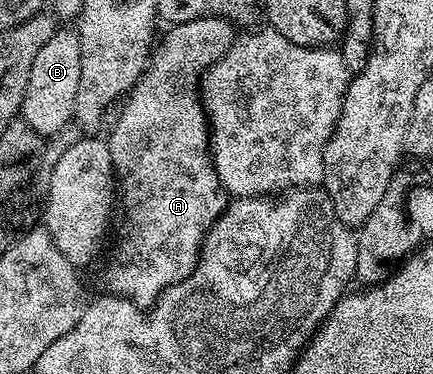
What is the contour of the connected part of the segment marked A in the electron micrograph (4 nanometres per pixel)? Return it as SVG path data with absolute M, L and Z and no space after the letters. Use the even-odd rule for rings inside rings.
M197 18L187 22L175 22L167 30L170 31L163 36L162 43L160 43L161 38L157 43L156 49L149 59L146 71L142 73L141 80L125 96L124 104L126 104L126 107L119 112L118 119L115 120L114 127L110 130L110 138L108 137L110 159L114 165L114 177L116 179L116 194L120 199L120 210L122 206L122 227L119 228L118 239L115 240L114 247L110 250L110 259L107 260L106 267L102 270L102 282L110 289L107 291L111 295L127 298L129 302L134 302L137 306L143 308L153 306L162 297L167 286L182 282L198 267L198 260L202 252L202 244L206 237L207 229L226 211L228 205L226 189L222 186L220 176L216 176L216 168L211 158L210 123L206 117L206 110L202 106L200 79L209 66L216 64L216 60L220 60L220 56L224 56L224 52L228 52L228 48L233 44L236 37L235 23L229 22L226 18Z

